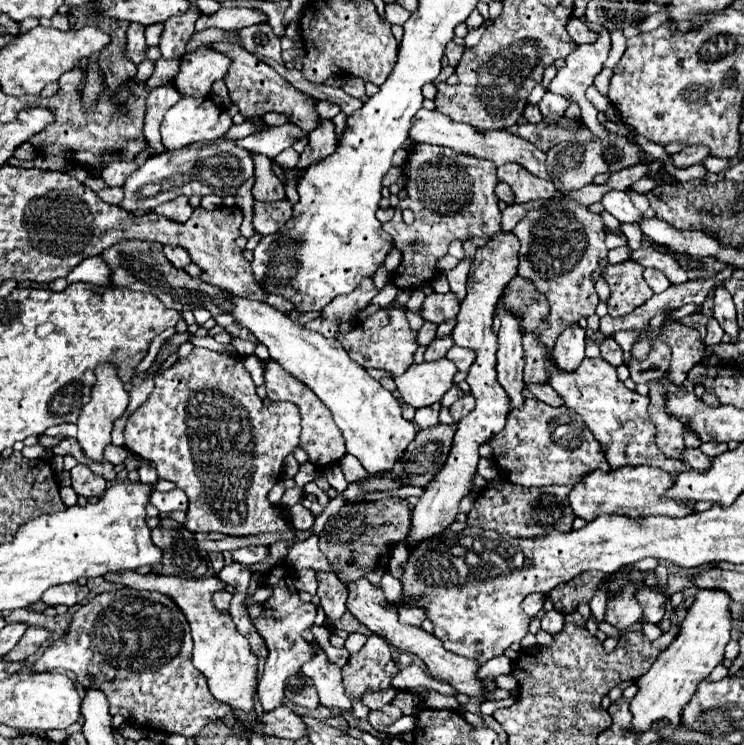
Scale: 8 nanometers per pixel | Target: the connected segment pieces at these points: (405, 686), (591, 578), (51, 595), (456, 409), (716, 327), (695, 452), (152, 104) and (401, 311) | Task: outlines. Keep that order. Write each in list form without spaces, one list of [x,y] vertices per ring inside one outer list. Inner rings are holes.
[[[410,664],[408,668],[402,668],[392,682],[394,682],[392,686],[396,686],[396,690],[414,690],[414,688],[424,686],[424,688],[436,690],[436,692],[443,695],[455,696],[456,694],[456,690],[452,686],[445,682],[434,680],[432,676],[428,676],[426,672],[422,672],[416,664]]]
[[[584,574],[576,580],[556,586],[548,596],[554,604],[554,610],[558,610],[562,614],[572,614],[578,610],[578,604],[582,604],[582,602],[590,604],[590,600],[598,592],[600,584],[602,584],[602,574]]]
[[[70,582],[70,584],[58,584],[48,588],[42,594],[42,602],[46,602],[48,606],[56,606],[56,604],[64,604],[64,606],[76,606],[80,602],[84,602],[88,598],[90,590],[88,586],[82,586],[78,582]]]
[[[464,394],[460,396],[452,406],[450,406],[450,414],[456,422],[460,422],[464,416],[468,416],[474,410],[474,396],[472,394]]]
[[[710,320],[708,326],[706,326],[706,338],[704,338],[704,344],[710,348],[710,346],[716,346],[722,342],[722,336],[724,336],[724,330],[720,328],[720,324],[716,324],[716,320]]]
[[[686,448],[682,452],[682,462],[686,462],[692,470],[706,470],[710,466],[710,458],[700,452],[700,448]]]
[[[166,82],[164,86],[158,86],[150,90],[146,98],[146,118],[144,118],[144,138],[146,142],[156,150],[162,152],[162,140],[160,140],[160,124],[170,106],[174,106],[182,94],[176,90],[172,82]]]
[[[398,290],[396,296],[396,306],[390,308],[380,308],[376,314],[370,318],[358,322],[354,330],[350,330],[344,338],[336,336],[348,356],[362,364],[364,368],[382,368],[392,372],[392,376],[400,376],[406,372],[406,368],[412,364],[412,356],[416,352],[416,332],[410,328],[408,318],[406,318],[406,302],[412,296],[412,290]]]

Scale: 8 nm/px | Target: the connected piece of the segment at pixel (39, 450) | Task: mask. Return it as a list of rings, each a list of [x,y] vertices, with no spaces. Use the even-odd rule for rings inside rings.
[[[37,443],[33,446],[25,446],[21,451],[22,455],[27,459],[43,459],[54,457],[52,449],[44,449],[40,443]]]

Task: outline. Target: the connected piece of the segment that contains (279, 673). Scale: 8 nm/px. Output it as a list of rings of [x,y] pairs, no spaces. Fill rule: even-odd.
[[[278,564],[268,572],[264,584],[274,590],[274,594],[266,600],[266,606],[270,610],[266,610],[264,614],[260,614],[254,620],[258,634],[266,640],[266,646],[268,646],[268,658],[266,658],[264,672],[258,682],[258,698],[262,702],[264,712],[272,712],[274,708],[284,704],[286,680],[290,676],[296,676],[300,672],[300,668],[304,666],[304,662],[308,662],[312,658],[312,642],[306,642],[302,638],[302,630],[306,630],[314,624],[316,606],[300,600],[298,590],[294,586],[294,578],[290,576],[290,574],[294,574],[294,570],[282,568],[282,566],[288,566],[288,564]]]

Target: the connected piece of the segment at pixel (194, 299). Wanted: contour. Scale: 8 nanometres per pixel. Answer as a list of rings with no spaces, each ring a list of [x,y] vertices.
[[[120,240],[120,244],[106,248],[100,256],[106,260],[106,264],[110,268],[112,284],[126,286],[130,290],[150,292],[168,308],[174,308],[178,312],[206,308],[212,316],[232,310],[232,294],[230,292],[220,290],[216,286],[208,286],[204,280],[192,278],[186,270],[172,268],[172,264],[168,264],[168,258],[164,256],[162,248],[164,248],[162,244],[146,242],[146,240]]]

